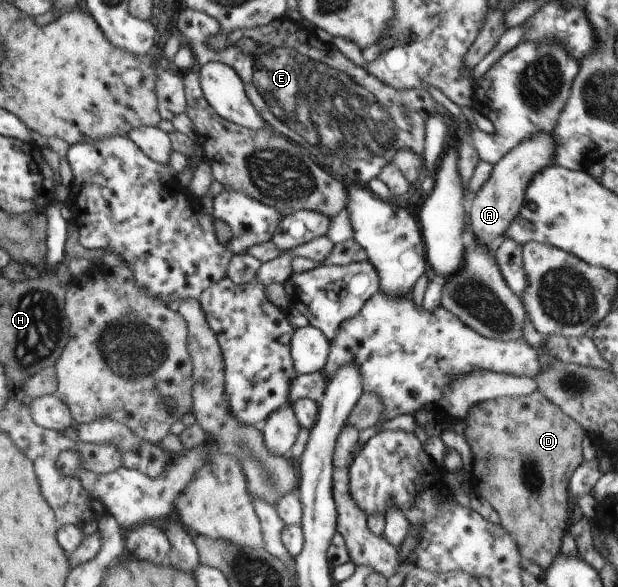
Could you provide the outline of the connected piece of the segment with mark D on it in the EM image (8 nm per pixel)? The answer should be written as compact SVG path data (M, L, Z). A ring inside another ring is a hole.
M538 390L525 396L502 396L483 401L472 406L463 421L466 423L464 437L474 455L469 475L472 492L495 508L501 526L518 545L519 554L536 563L542 571L548 569L561 554L562 538L567 530L568 483L576 468L584 462L582 441L587 435L583 427Z

